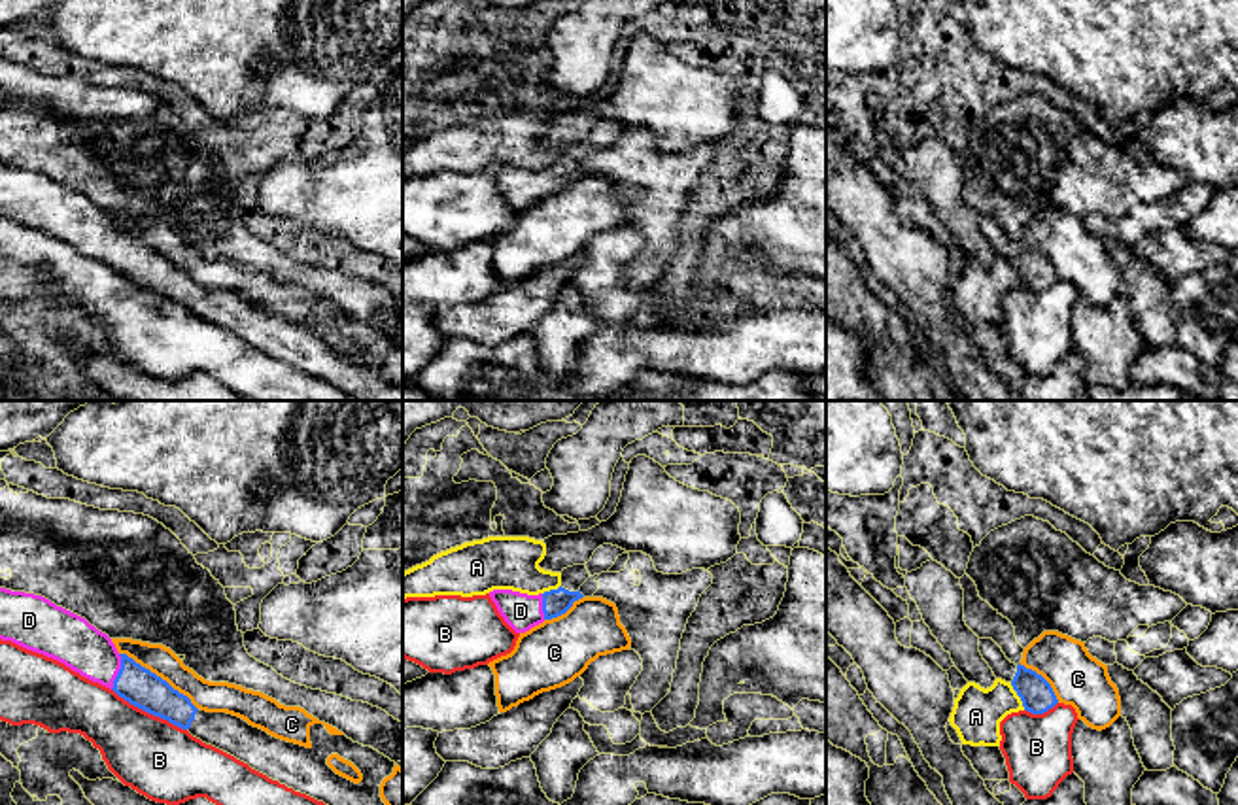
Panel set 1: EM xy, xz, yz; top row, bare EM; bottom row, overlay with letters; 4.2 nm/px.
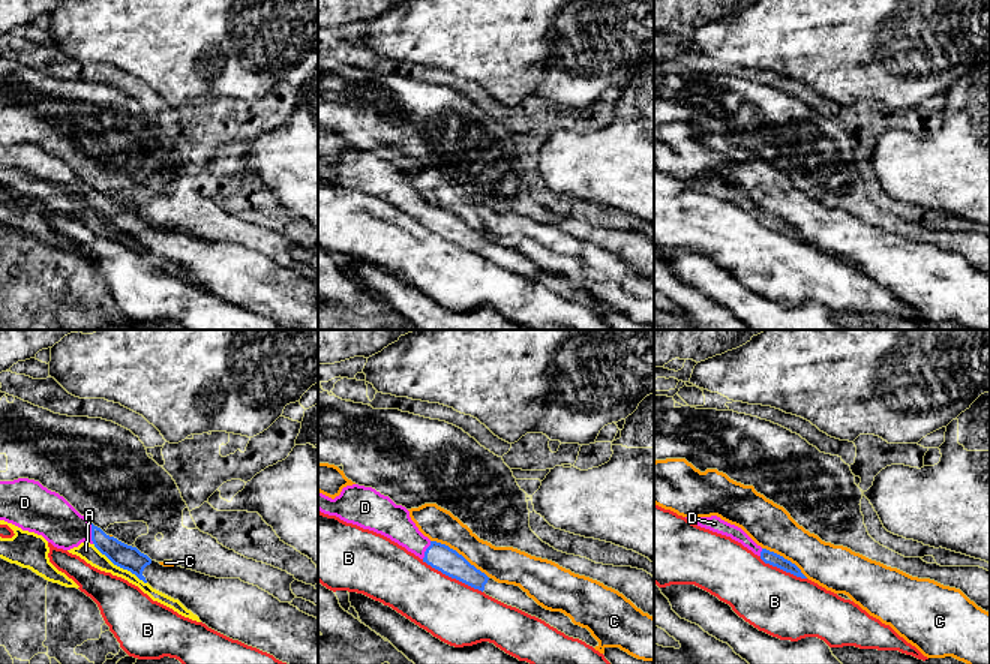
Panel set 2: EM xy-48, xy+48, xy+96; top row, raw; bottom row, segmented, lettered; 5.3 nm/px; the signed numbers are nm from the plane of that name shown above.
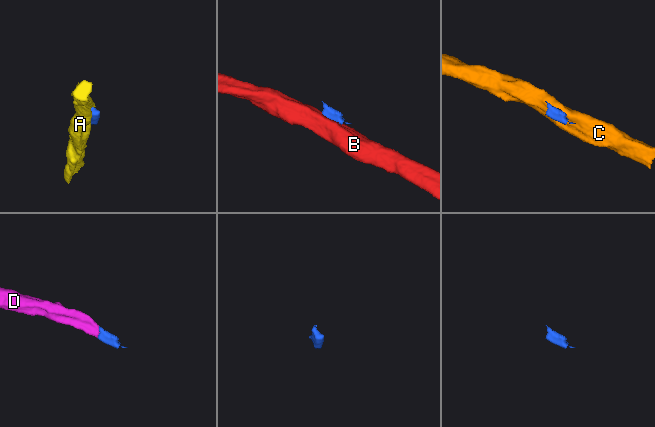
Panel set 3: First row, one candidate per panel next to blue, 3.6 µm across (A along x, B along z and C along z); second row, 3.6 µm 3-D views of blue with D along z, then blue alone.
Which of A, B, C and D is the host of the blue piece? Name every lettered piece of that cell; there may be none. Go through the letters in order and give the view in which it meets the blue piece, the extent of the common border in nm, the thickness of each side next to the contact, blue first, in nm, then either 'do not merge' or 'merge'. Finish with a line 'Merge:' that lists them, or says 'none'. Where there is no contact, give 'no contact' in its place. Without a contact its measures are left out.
A: yz | 140 nm | 140/200 nm | do not merge
B: xy | 360 nm | 160/320 nm | do not merge
C: xy | 420 nm | 160/130 nm | do not merge
D: xy | 160 nm | 160/220 nm | merge
Merge: D

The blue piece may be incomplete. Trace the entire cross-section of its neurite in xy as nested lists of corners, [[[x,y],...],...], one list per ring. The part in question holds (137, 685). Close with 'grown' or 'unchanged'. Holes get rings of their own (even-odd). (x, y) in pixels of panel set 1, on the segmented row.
[[[0,588],[0,639],[53,658],[81,677],[113,690],[130,705],[187,729],[251,769],[325,805],[386,805],[380,784],[395,762],[346,735],[310,726],[312,746],[268,735],[227,712],[206,712],[166,680],[119,654],[112,639],[85,618],[49,599]],[[338,754],[363,775],[359,784],[336,775],[327,758]]]; grown

